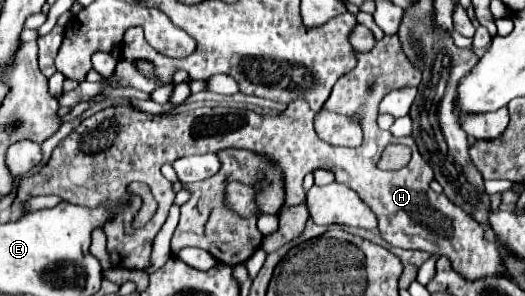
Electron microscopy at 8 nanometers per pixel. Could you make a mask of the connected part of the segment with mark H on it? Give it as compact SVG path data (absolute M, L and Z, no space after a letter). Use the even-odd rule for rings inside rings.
M398 34L394 36L384 36L382 40L378 40L374 44L374 48L370 52L360 52L354 48L354 54L358 54L358 64L356 70L350 72L350 76L356 76L356 104L358 112L362 112L362 130L364 130L364 142L360 148L342 148L342 146L332 146L322 142L316 132L314 132L314 112L308 108L308 102L298 98L294 102L290 102L290 110L282 112L280 116L262 116L256 114L252 110L246 108L222 108L222 106L202 106L202 108L194 108L188 112L180 112L180 114L168 114L168 116L152 116L146 112L140 112L132 106L110 106L102 112L96 112L94 116L86 118L74 132L70 132L52 152L50 160L40 168L40 172L26 176L20 180L18 184L18 198L24 202L28 196L40 196L40 194L56 194L66 202L72 204L82 204L82 206L100 206L106 202L114 202L116 198L120 200L122 194L126 192L130 182L144 182L148 184L154 200L158 202L158 210L156 214L150 218L148 224L144 224L142 228L134 228L132 220L136 214L126 214L126 230L118 230L118 222L114 220L112 224L106 226L106 238L108 238L108 252L110 258L122 254L122 268L136 268L142 270L148 266L150 262L150 252L152 252L152 242L154 236L158 234L158 230L162 228L164 220L168 218L168 208L174 202L174 190L172 184L160 174L162 164L166 162L174 162L182 156L192 156L192 154L206 154L206 152L218 152L220 148L246 148L246 150L254 150L258 154L268 156L274 164L284 168L284 180L286 180L286 204L284 206L294 206L302 202L304 196L304 188L302 188L302 180L308 172L314 172L316 168L328 168L336 174L336 182L344 182L348 184L352 190L356 190L362 200L372 208L372 212L378 218L378 226L380 226L380 234L382 238L386 238L388 244L396 246L396 248L404 248L404 250L424 250L436 256L448 256L454 270L460 272L464 278L476 280L482 278L486 274L504 274L502 268L502 258L500 258L500 250L496 244L488 244L484 240L484 230L478 226L478 222L474 218L470 218L470 214L466 214L460 206L452 204L444 194L438 194L430 188L430 180L432 180L432 170L428 166L426 160L420 160L420 152L416 148L416 142L412 136L406 138L396 138L392 136L388 130L380 130L376 124L378 118L378 102L382 102L382 98L396 88L404 88L404 86L418 86L422 80L422 74L418 74L418 70L414 70L414 66L410 66L410 60L406 58L406 54L402 54L402 44L398 40ZM368 86L372 86L374 90L366 90ZM388 144L404 144L412 150L412 160L400 168L400 170L378 170L376 162L380 160L382 150ZM58 160L66 160L62 164L62 168L66 168L66 174L62 172L62 176L66 178L58 178Z

